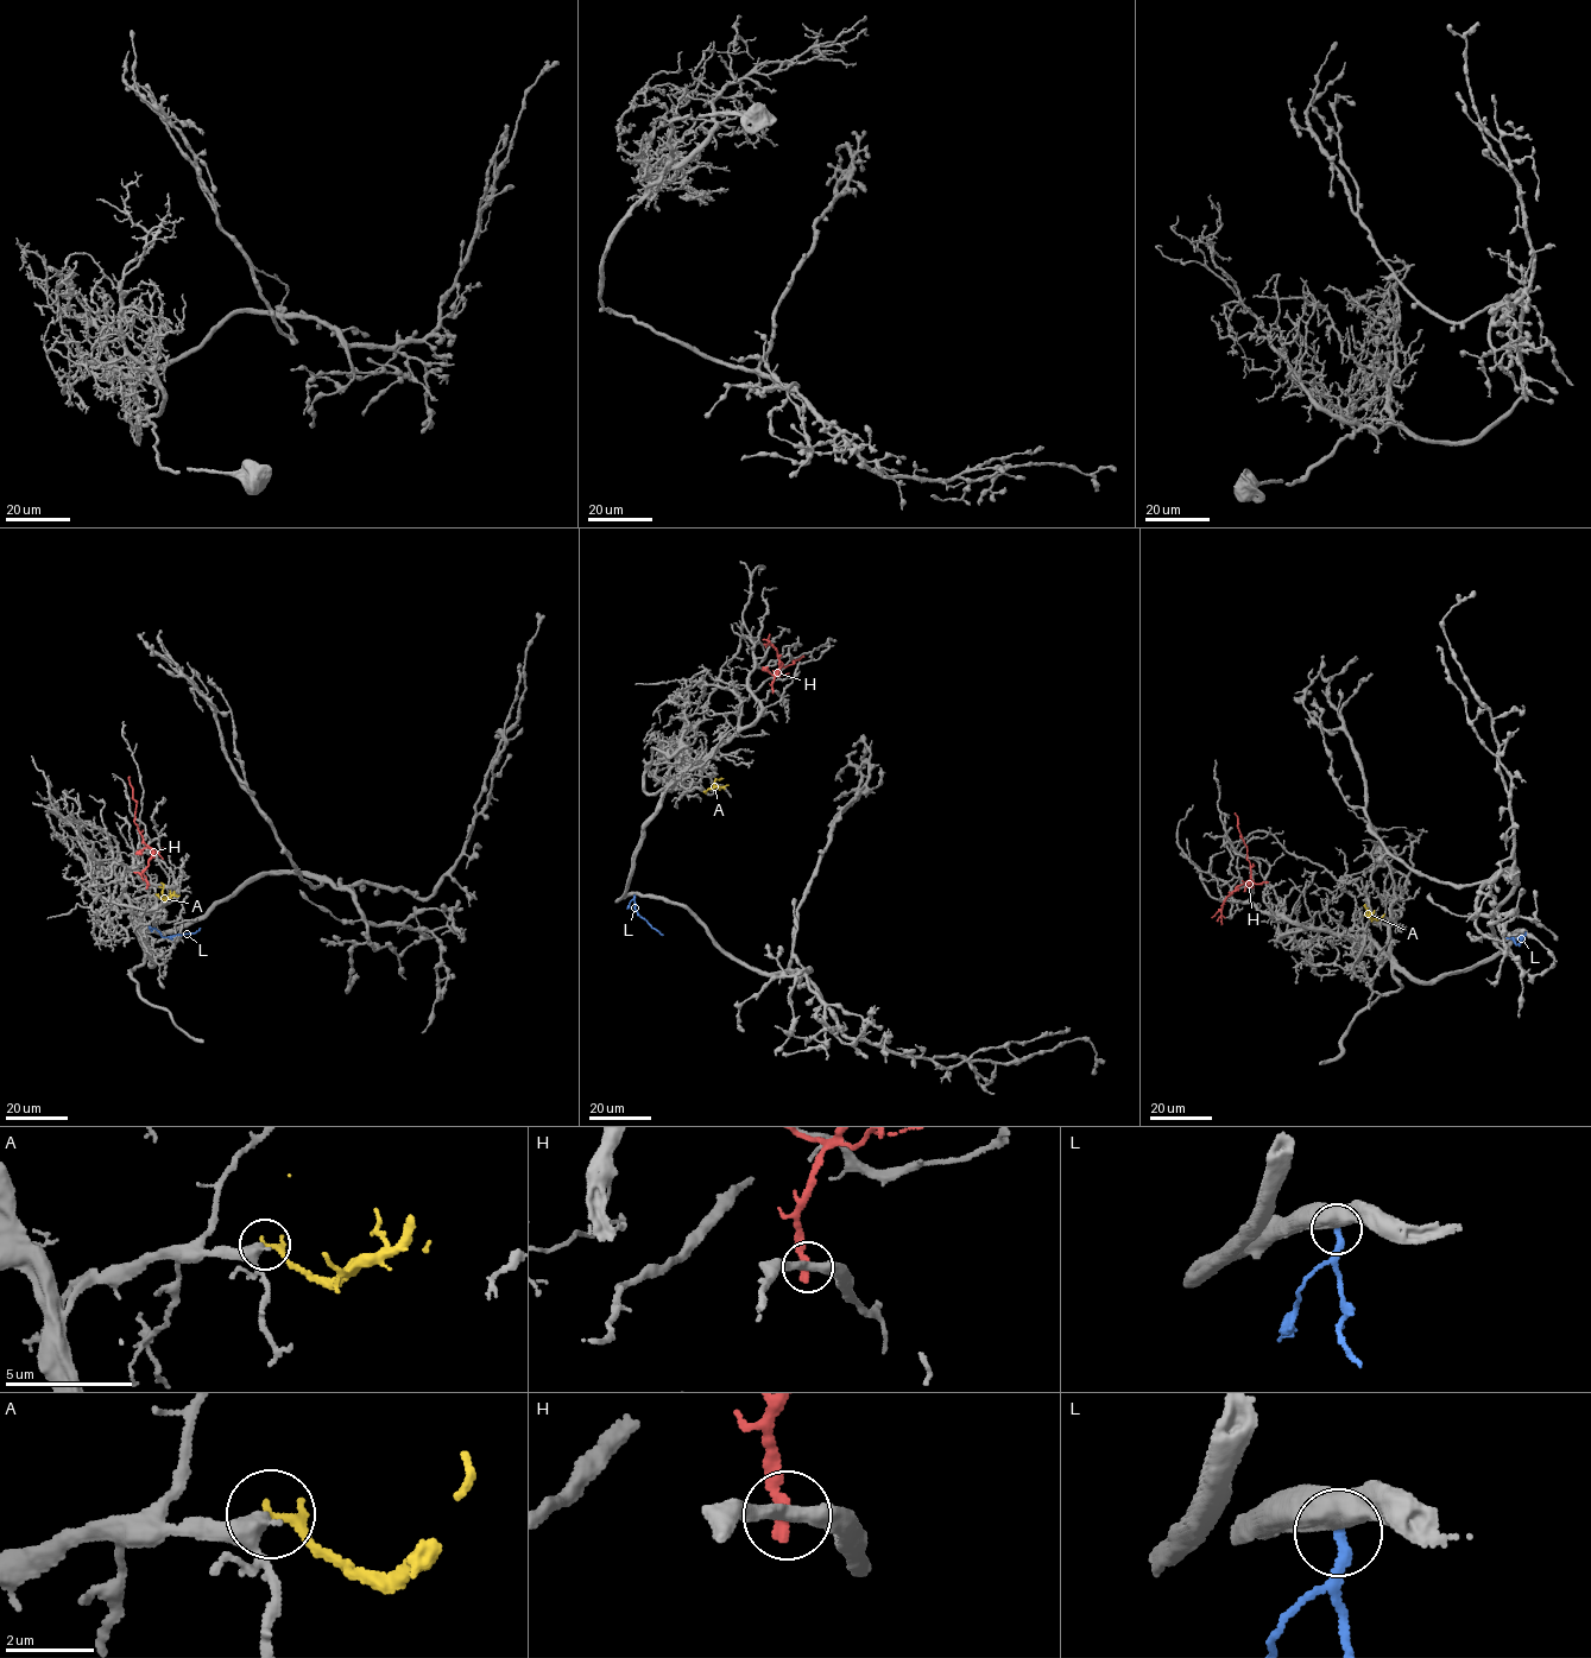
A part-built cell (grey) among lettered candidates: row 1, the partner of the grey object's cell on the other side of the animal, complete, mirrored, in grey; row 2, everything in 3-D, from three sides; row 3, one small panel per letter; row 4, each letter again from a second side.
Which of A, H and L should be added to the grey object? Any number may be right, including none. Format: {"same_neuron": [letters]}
{"same_neuron": ["A"]}

